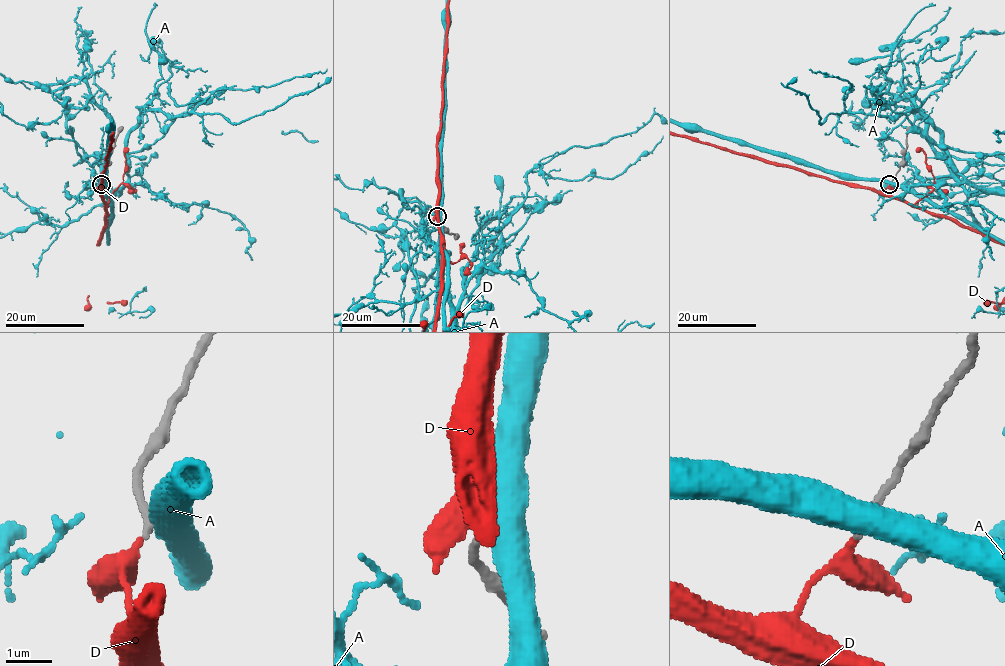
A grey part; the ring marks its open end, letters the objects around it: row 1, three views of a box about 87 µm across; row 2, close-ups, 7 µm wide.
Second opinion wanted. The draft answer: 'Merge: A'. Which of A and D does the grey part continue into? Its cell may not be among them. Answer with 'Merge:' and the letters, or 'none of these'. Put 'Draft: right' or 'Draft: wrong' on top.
Draft: wrong
Merge: D

